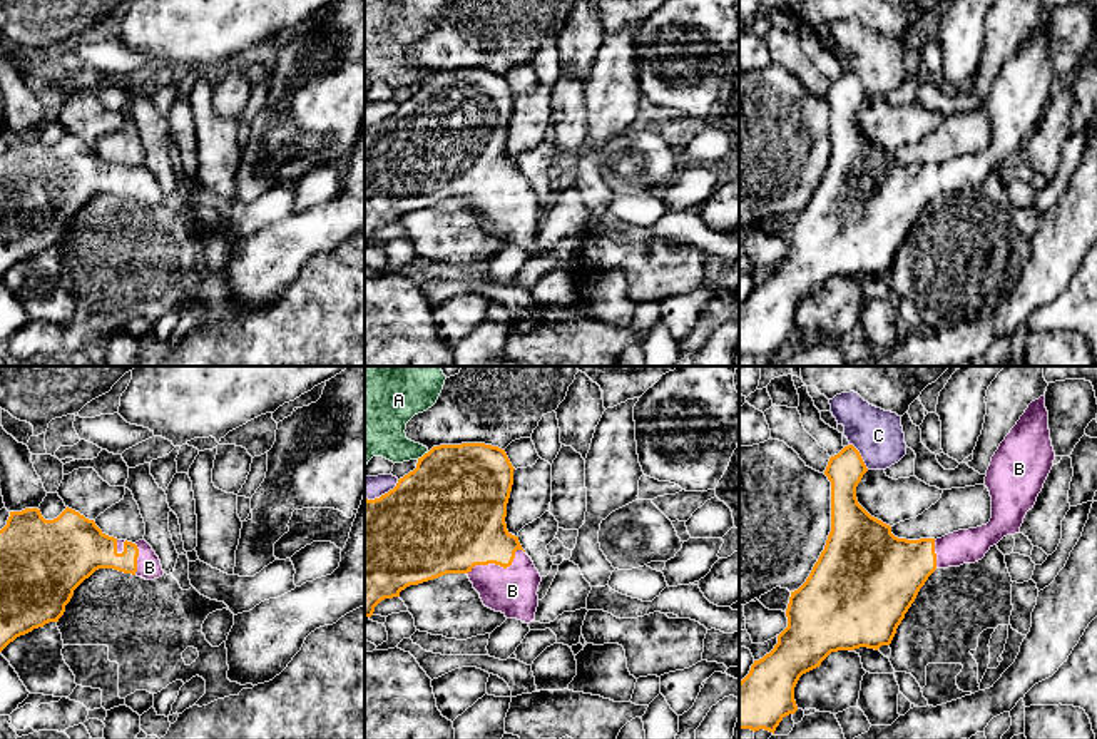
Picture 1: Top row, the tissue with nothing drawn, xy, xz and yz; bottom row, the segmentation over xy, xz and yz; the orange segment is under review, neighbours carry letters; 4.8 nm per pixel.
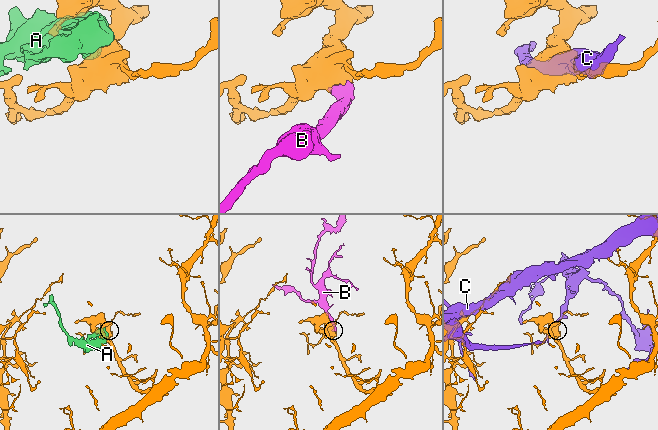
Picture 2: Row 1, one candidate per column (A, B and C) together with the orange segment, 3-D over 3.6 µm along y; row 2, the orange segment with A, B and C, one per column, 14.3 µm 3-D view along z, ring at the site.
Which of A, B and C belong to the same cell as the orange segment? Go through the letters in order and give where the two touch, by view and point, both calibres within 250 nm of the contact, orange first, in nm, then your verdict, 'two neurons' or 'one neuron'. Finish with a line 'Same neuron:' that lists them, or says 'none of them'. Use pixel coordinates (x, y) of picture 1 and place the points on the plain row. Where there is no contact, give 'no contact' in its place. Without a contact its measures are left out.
A: contact xz (423, 81); calibres 480 and 260 nm; two neurons
B: contact xz (499, 189); calibres 400 and 240 nm; one neuron
C: contact yz (860, 82); calibres 180 and 240 nm; two neurons
Same neuron: B

